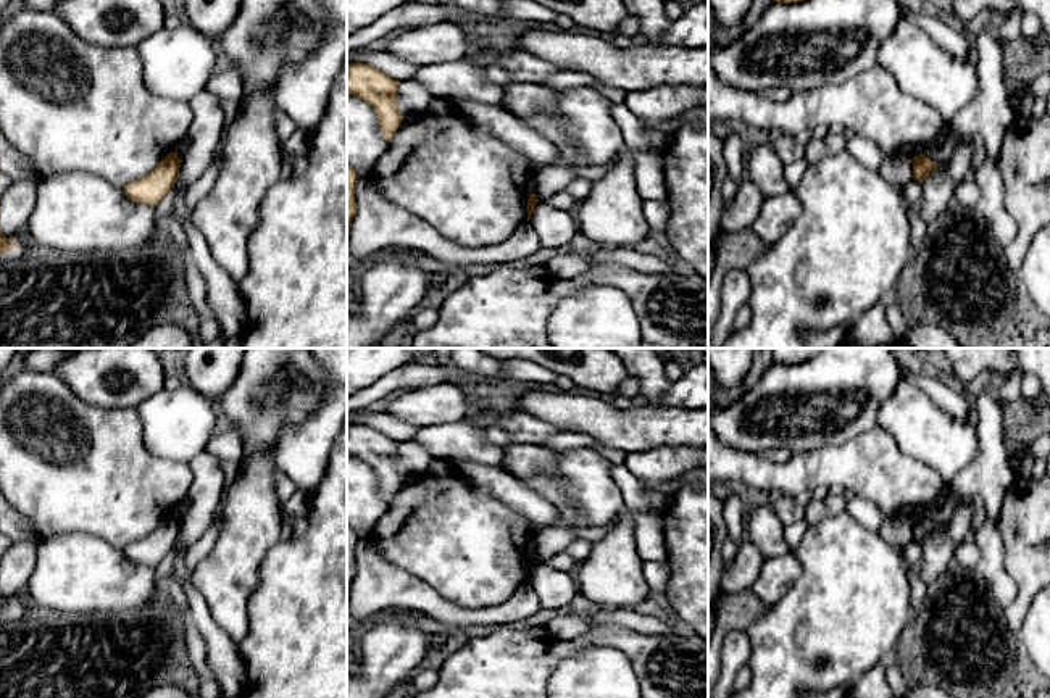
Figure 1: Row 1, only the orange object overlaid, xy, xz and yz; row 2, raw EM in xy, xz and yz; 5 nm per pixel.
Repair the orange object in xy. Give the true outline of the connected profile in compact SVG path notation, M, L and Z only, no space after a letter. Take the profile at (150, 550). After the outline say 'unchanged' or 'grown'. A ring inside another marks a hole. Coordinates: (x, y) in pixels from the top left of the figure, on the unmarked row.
M168 514L161 524L147 537L127 545L123 553L135 564L156 567L163 558L173 550L182 521L174 514Z; unchanged

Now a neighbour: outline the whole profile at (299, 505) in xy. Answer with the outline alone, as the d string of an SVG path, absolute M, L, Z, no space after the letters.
M297 490L292 496L282 503L282 532L281 540L290 540L294 530L290 521L294 517L306 517L311 508L313 493Z

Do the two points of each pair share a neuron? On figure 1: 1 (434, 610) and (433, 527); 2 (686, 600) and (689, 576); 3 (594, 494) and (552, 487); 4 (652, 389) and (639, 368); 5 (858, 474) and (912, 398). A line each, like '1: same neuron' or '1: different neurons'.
1: different neurons
2: same neuron
3: same neuron
4: same neuron
5: different neurons

